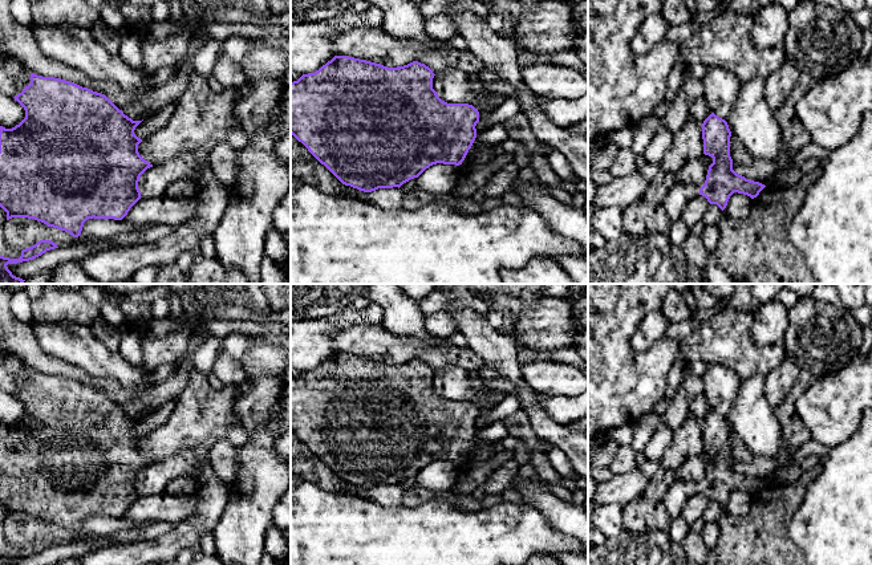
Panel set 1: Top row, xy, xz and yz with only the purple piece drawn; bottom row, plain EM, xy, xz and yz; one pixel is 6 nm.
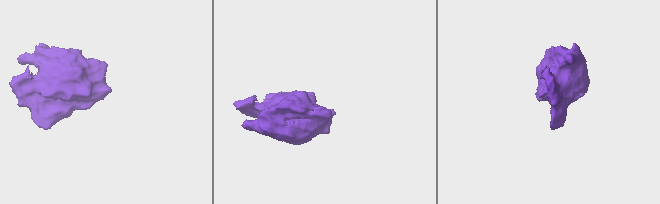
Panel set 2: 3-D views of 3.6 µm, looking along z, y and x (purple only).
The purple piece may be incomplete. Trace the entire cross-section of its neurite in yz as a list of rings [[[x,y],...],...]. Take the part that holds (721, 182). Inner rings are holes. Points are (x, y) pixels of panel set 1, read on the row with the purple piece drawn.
[[[714,113],[703,121],[703,154],[711,157],[713,163],[709,166],[702,187],[670,184],[670,190],[661,204],[672,220],[681,219],[686,204],[697,195],[705,196],[710,204],[717,204],[723,211],[734,192],[754,199],[766,187],[759,182],[746,179],[733,170],[730,137],[731,131],[727,122]]]

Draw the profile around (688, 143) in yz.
[[[688,117],[673,134],[670,149],[660,162],[661,171],[677,175],[691,159],[703,154],[702,123]]]

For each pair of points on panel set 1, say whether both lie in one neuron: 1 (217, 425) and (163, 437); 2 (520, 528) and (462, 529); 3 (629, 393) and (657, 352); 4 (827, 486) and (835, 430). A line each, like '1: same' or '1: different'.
1: same
2: same
3: same
4: different

